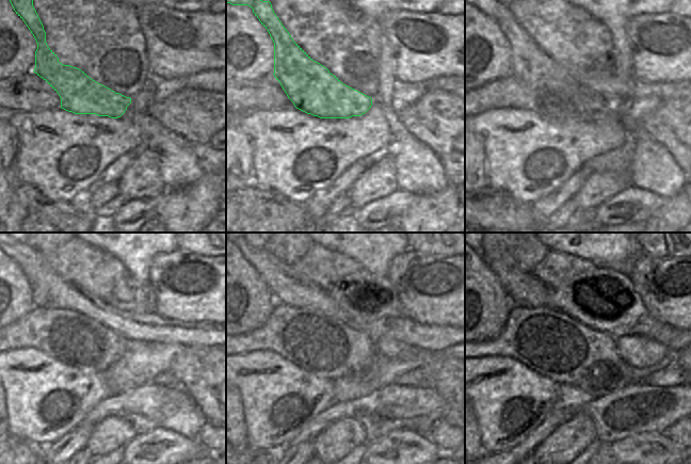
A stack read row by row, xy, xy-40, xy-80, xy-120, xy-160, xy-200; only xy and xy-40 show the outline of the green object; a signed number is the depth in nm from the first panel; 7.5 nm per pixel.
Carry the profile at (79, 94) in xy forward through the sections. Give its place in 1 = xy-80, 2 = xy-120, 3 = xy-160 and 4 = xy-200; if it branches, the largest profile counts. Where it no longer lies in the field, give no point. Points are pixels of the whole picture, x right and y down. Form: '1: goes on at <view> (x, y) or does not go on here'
1: goes on at xy-80 (529, 63)
2: goes on at xy-120 (49, 290)
3: goes on at xy-160 (285, 288)
4: goes on at xy-200 (525, 289)

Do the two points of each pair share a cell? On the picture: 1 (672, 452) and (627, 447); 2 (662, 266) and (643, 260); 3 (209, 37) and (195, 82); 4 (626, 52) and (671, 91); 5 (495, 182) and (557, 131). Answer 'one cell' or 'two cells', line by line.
1: one cell
2: one cell
3: two cells
4: two cells
5: one cell

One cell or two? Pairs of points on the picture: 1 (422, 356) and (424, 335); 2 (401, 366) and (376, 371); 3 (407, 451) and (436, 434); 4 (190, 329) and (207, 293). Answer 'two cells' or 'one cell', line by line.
1: two cells
2: one cell
3: two cells
4: two cells

